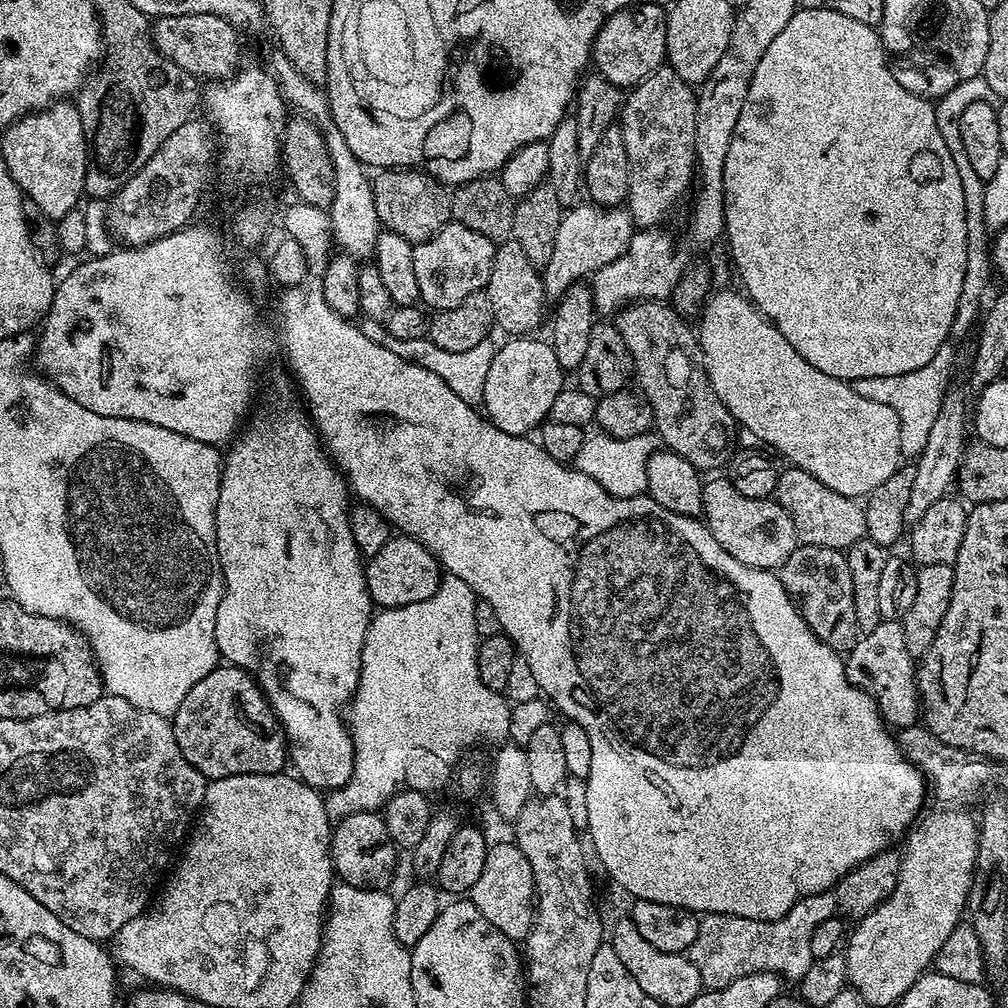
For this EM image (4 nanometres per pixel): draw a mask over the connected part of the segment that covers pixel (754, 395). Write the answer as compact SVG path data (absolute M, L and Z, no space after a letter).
M713 291L699 313L699 320L700 353L704 356L704 369L710 378L710 386L714 386L714 394L718 394L722 406L730 410L740 428L758 434L764 445L781 452L791 467L806 470L818 478L822 486L830 486L830 490L853 498L867 497L901 467L898 414L894 414L890 406L882 406L882 402L862 398L851 383L830 378L830 374L822 374L822 370L814 370L814 366L782 338L779 330L743 291Z

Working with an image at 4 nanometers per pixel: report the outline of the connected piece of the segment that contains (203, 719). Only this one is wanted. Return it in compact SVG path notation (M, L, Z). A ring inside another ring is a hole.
M217 666L213 672L206 674L202 682L194 682L190 686L186 698L182 698L182 706L171 716L174 742L178 742L178 750L186 757L186 762L203 774L205 781L246 774L283 773L290 760L288 739L280 719L268 705L268 699L256 683L254 677L240 668Z

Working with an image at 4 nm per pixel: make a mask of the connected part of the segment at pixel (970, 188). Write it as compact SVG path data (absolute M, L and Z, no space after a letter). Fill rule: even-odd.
M979 75L974 78L966 78L962 90L947 92L945 96L941 96L935 101L938 131L946 142L946 150L950 150L950 158L954 158L954 166L958 166L958 178L962 178L962 198L966 202L966 278L962 278L962 295L958 297L958 310L954 314L954 322L950 326L950 337L953 341L962 339L971 328L973 331L974 325L981 315L982 305L985 303L984 291L987 290L992 276L994 277L990 255L990 229L984 220L984 203L986 202L984 185L986 181L978 178L977 172L970 166L970 158L966 158L966 146L962 146L962 126L960 125L962 113L966 110L966 106L970 106L970 102L982 102L991 96L990 86L984 81L983 75Z

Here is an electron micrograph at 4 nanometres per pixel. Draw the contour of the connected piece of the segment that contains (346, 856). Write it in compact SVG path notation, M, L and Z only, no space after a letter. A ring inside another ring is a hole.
M379 811L341 816L332 830L332 866L341 881L355 888L384 890L392 880L398 849L386 834L386 822Z

